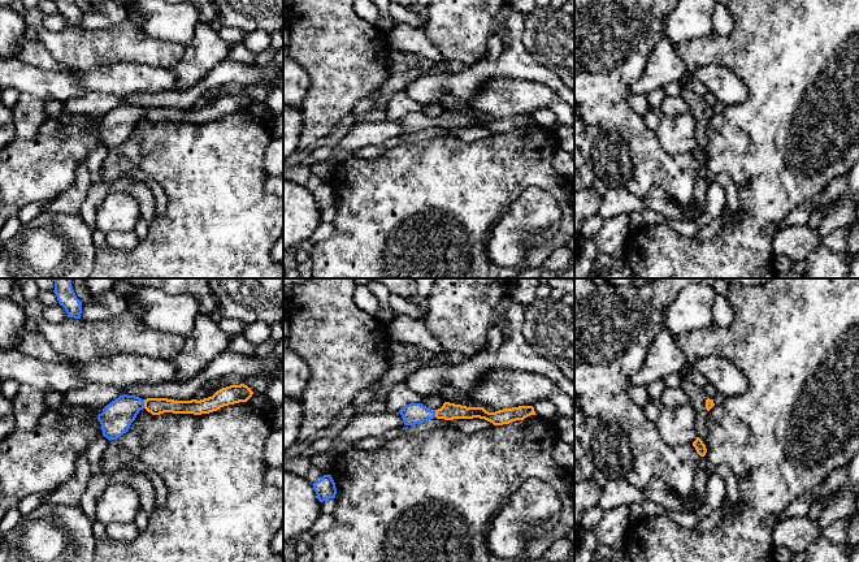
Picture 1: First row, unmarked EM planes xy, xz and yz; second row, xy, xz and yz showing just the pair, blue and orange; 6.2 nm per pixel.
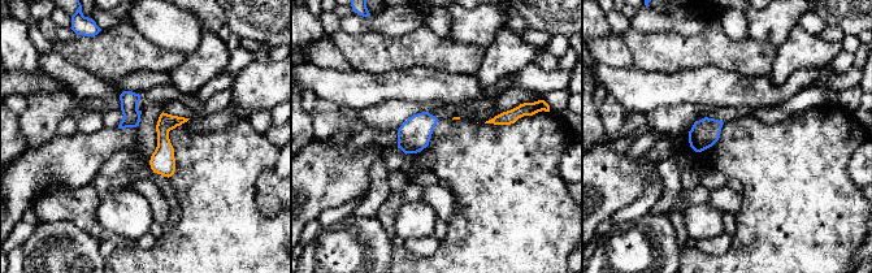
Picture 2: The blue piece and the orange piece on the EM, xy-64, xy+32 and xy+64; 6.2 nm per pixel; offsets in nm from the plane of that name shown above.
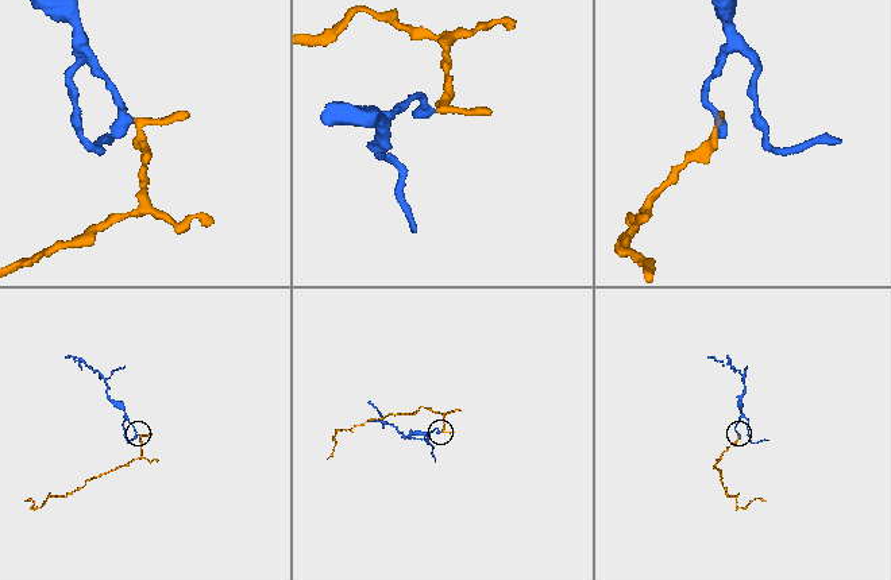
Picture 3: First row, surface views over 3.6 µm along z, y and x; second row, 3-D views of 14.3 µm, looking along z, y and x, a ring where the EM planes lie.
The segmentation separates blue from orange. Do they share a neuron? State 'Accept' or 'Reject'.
Accept

